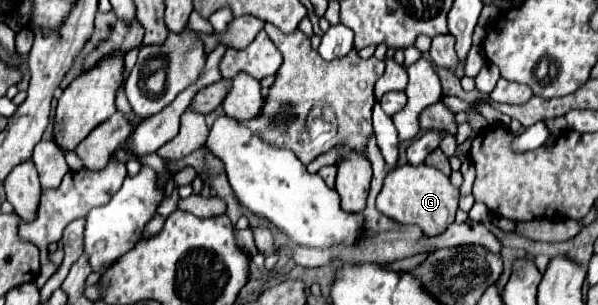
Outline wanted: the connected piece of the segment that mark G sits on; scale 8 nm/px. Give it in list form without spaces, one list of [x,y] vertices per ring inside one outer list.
[[[406,164],[388,172],[384,188],[378,194],[376,208],[394,222],[416,224],[422,228],[426,236],[438,236],[454,222],[454,214],[458,210],[458,196],[460,196],[458,188],[454,188],[448,176],[444,176],[438,168],[426,164],[422,166]]]

